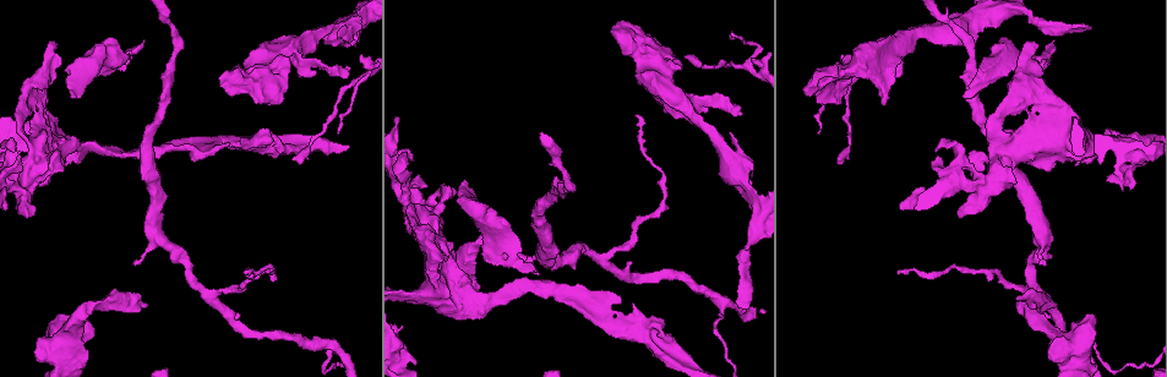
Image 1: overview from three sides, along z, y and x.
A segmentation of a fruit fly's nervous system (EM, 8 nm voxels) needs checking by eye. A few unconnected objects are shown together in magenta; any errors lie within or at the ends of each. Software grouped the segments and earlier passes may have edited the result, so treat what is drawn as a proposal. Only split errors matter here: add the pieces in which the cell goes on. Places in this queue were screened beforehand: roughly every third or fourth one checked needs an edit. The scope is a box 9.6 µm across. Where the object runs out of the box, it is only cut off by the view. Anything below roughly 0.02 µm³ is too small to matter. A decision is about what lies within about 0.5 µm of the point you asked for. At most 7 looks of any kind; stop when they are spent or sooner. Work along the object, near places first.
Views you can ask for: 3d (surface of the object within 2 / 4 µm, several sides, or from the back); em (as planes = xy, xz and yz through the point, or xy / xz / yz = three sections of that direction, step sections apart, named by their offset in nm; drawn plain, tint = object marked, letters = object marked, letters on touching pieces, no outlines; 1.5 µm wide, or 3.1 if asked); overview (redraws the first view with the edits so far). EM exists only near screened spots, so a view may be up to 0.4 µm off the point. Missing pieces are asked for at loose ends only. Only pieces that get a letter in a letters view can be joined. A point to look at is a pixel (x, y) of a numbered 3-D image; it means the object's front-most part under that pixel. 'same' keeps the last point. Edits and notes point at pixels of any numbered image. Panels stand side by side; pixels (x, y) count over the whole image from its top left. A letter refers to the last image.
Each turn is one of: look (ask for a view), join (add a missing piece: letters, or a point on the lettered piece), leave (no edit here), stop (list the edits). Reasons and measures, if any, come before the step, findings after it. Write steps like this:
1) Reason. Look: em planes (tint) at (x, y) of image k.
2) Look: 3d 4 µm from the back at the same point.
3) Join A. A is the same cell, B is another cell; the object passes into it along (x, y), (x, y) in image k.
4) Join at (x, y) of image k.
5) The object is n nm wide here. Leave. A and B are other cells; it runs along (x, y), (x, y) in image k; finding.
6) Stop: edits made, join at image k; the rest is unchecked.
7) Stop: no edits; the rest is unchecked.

Stops while still wide. Look: em planes (letters) at (1044, 61) of image 1.

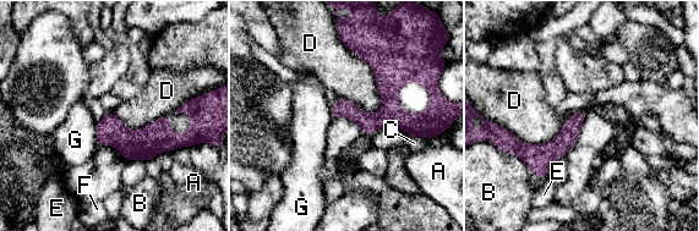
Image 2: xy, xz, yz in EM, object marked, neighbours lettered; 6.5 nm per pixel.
The longest contact is with D, 600 nm. Leave. A, B, C, D, E, F and G are other cells; no lettered piece goes on from it.

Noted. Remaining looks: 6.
Branch stops here. Look: em planes (letters) at (339, 37) of image 1.

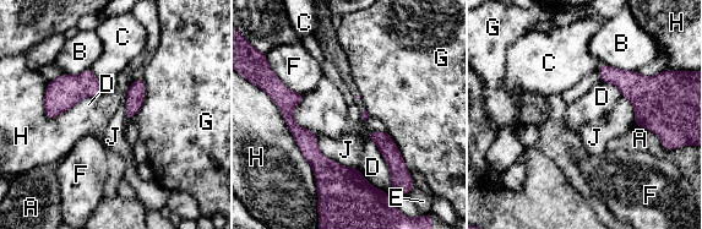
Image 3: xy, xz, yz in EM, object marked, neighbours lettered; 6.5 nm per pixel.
Leave. A, B, C, D, E, F, G, H and J are other cells; a border runs along (316, 135), (325, 156), (357, 168) in image 3; no lettered piece goes on from it.

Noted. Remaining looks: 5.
Free end. Look: em yz step 8 (letters) at (744, 307) of image 1.

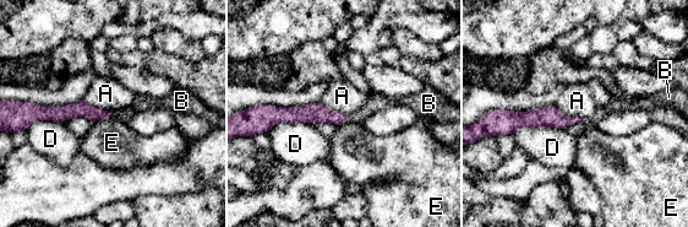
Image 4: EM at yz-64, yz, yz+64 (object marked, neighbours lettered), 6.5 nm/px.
Look: em planes (letters) at the same point.

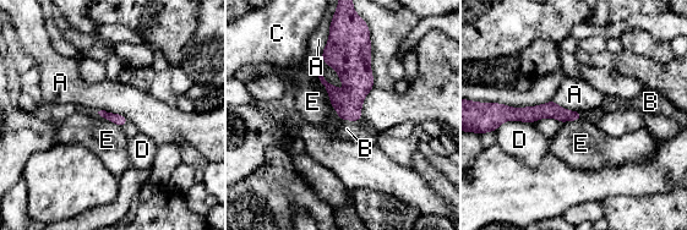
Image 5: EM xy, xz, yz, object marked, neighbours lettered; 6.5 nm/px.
Join at (347, 129) of image 5. B is the same cell, A, C, D and E are other cells; the object passes into it along (358, 82), (348, 119), (347, 129) in image 5; it goes on there.

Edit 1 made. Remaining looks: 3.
Stop: edits made, join at image 5; the rest is unchecked.

